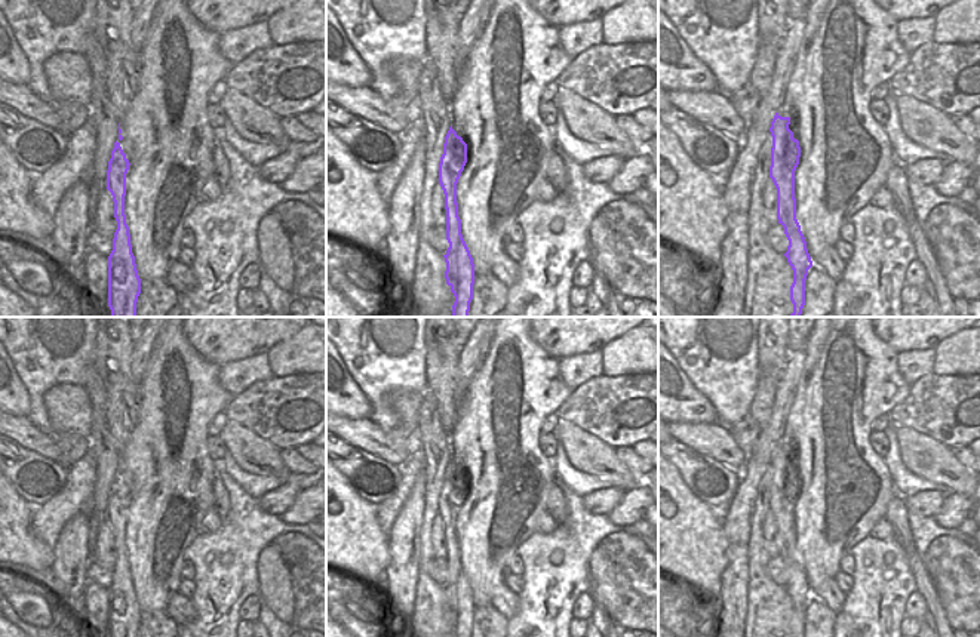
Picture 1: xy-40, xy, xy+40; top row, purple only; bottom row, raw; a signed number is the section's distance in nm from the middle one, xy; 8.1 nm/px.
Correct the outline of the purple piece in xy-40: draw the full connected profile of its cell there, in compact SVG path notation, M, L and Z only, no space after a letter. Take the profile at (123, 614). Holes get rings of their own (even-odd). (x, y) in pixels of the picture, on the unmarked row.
M114 474L107 502L107 521L113 527L117 561L108 588L108 637L136 637L141 625L135 588L132 585L129 558L125 547L126 505L129 492L120 474Z

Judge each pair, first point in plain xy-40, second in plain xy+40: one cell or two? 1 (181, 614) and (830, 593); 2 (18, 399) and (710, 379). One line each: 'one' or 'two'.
1: one
2: two

